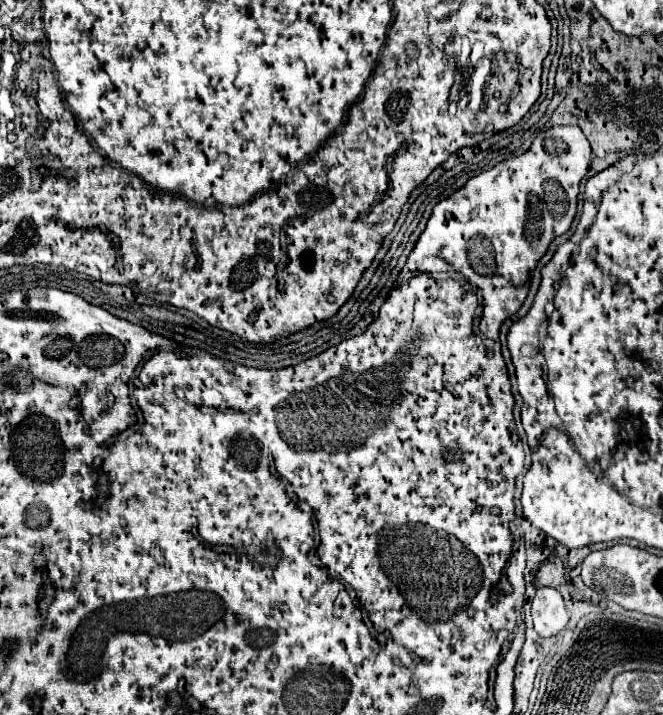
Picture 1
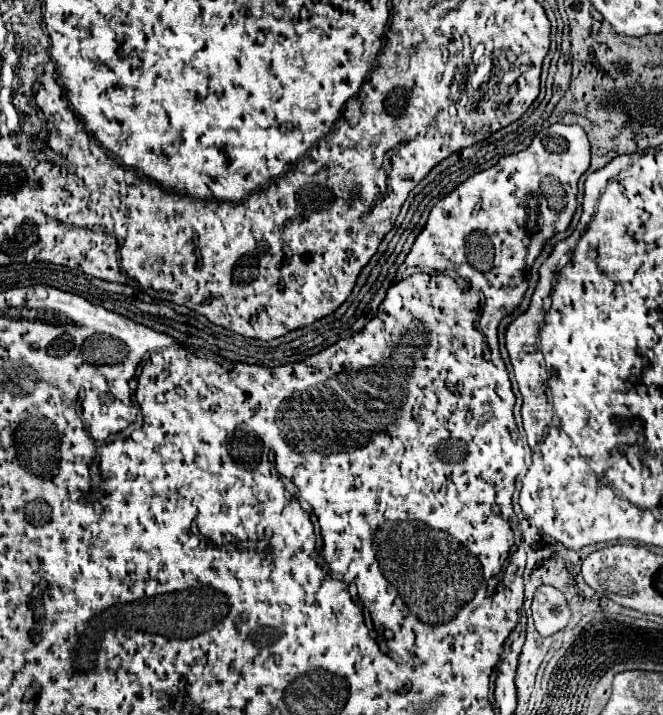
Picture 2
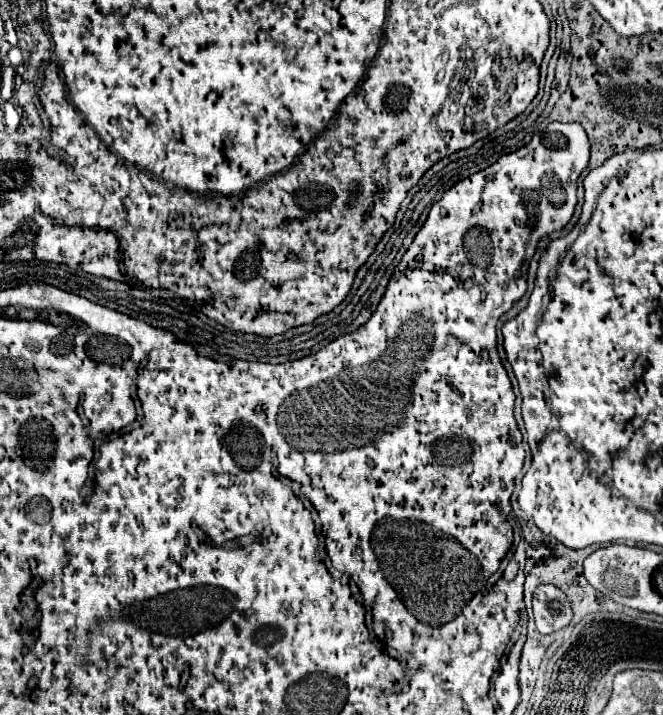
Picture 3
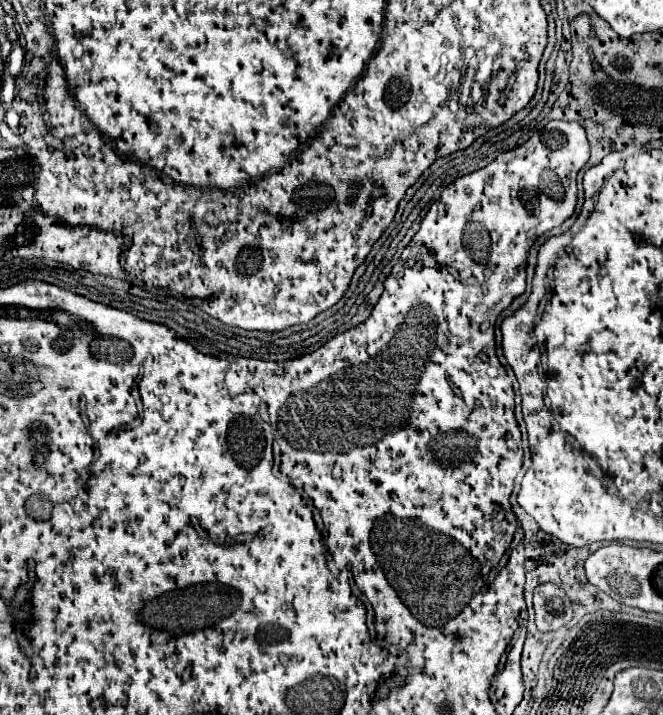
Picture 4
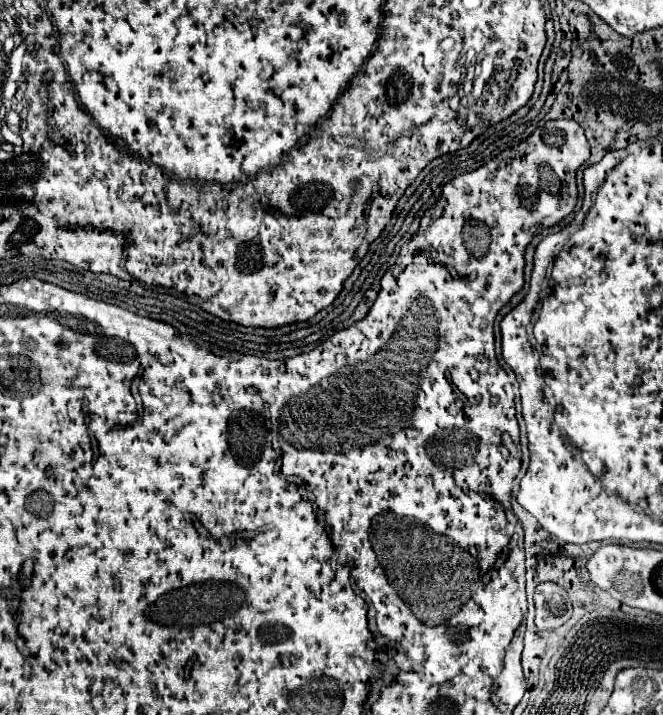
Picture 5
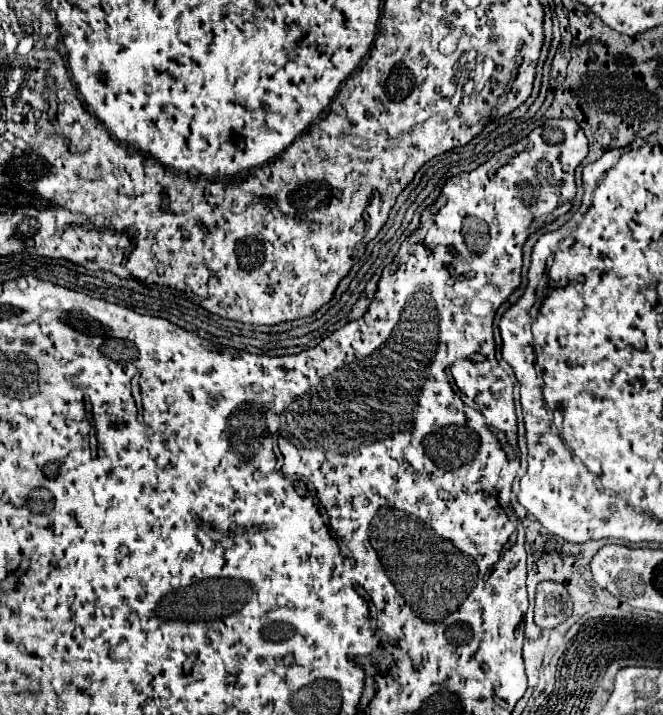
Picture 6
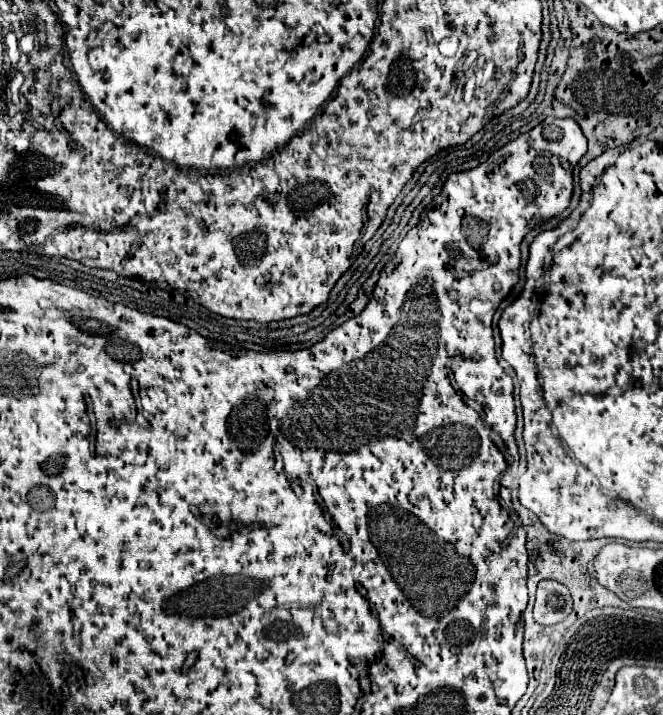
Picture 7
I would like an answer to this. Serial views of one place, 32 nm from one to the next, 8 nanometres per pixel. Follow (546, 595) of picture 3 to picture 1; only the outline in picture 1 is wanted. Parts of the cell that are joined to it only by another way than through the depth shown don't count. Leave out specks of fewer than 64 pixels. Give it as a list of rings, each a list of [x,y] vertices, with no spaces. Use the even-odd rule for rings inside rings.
[[[550,586],[540,588],[532,600],[532,618],[540,636],[554,636],[564,630],[570,616],[562,594]]]

